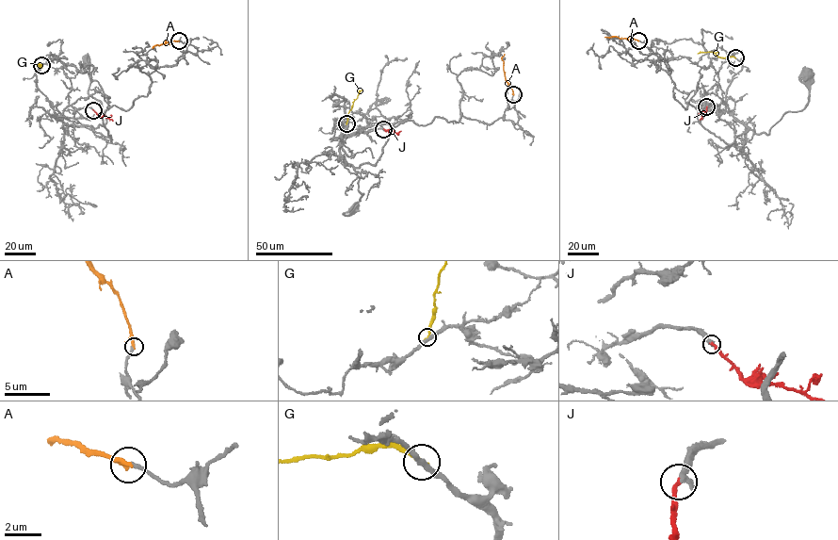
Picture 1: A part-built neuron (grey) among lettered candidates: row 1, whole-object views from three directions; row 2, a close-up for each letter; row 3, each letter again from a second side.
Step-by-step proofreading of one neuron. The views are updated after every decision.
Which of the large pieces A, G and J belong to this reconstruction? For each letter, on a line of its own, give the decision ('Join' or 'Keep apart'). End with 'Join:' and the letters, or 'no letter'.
A: Keep apart
G: Keep apart
J: Join
Join: J

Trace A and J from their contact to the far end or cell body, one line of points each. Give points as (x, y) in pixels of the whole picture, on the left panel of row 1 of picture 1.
A: (178, 40), (156, 44), (153, 48)
J: (93, 110), (98, 116), (109, 118), (112, 115)

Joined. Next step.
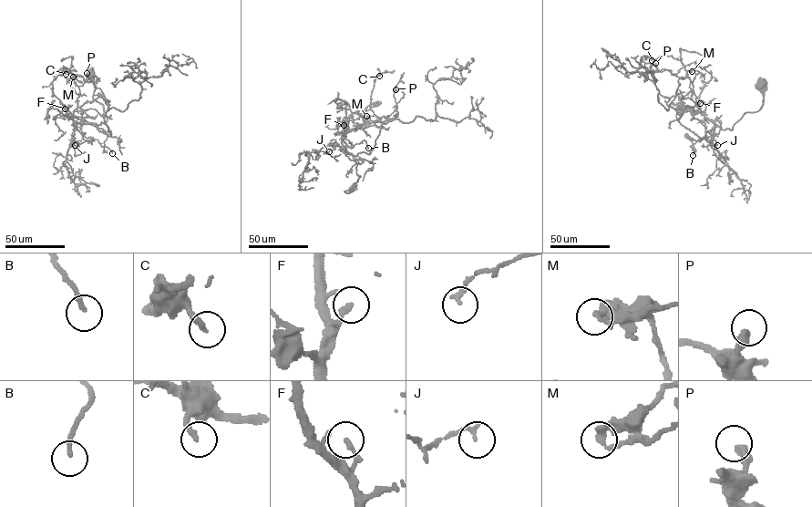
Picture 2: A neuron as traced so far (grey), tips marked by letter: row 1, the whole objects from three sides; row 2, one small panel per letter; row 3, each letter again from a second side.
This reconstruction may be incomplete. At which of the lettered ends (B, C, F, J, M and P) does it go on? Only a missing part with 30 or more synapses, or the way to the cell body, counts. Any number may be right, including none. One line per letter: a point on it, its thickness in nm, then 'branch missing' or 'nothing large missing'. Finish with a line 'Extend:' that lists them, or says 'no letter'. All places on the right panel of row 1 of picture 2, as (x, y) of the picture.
B: place (693, 155); calibre 170 nm; nothing large missing
C: place (652, 60); calibre 240 nm; nothing large missing
F: place (700, 103); calibre 200 nm; nothing large missing
J: place (717, 145); calibre 180 nm; nothing large missing
M: place (692, 71); calibre 280 nm; nothing large missing
P: place (655, 63); calibre 320 nm; nothing large missing
Extend: no letter

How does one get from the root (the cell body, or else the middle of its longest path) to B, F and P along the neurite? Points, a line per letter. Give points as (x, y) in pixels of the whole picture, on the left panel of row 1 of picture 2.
B: (92, 73), (93, 98), (102, 105), (107, 120), (99, 125), (73, 124), (112, 153)
F: (92, 73), (93, 98), (102, 105), (107, 120), (97, 125), (75, 122), (65, 108)
P: (92, 73), (93, 98), (107, 118), (99, 125), (71, 117), (103, 95), (97, 77), (87, 73)

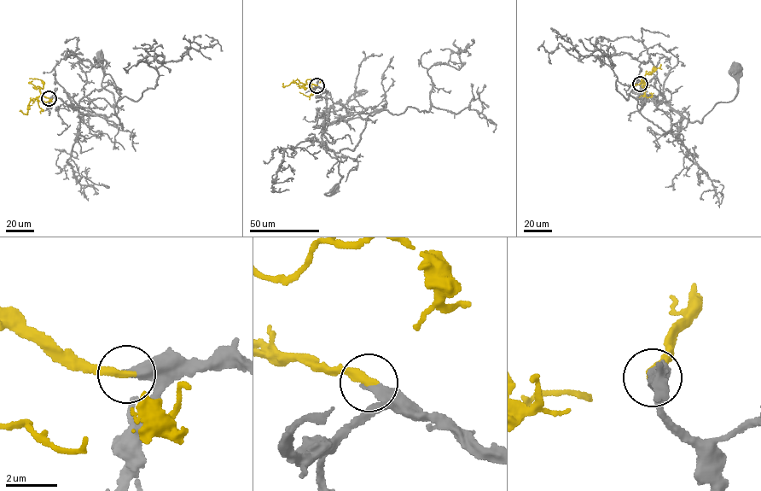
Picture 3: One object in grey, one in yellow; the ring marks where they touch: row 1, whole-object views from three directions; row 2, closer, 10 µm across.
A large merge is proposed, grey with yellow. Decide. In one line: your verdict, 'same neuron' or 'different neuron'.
same neuron

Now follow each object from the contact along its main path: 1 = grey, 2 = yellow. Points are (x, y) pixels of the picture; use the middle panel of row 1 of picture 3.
1: (316, 85), (325, 90), (328, 111), (322, 139), (343, 176), (325, 193), (334, 190)
2: (316, 85), (304, 84), (297, 79), (284, 86), (283, 83)

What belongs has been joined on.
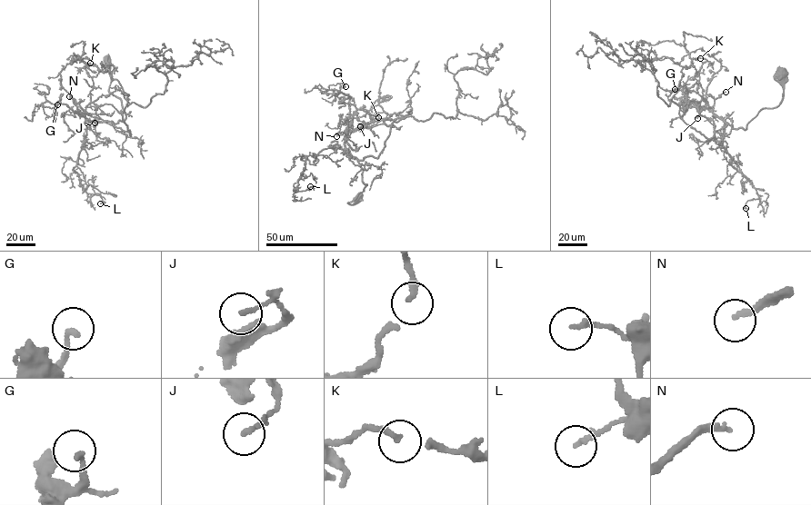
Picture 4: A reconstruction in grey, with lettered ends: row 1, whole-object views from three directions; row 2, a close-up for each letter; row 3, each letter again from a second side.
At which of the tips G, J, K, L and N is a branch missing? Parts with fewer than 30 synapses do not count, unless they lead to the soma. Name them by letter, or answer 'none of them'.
N

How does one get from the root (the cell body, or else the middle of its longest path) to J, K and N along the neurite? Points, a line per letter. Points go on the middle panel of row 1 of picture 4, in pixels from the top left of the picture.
J: (358, 199), (348, 202), (366, 184), (345, 136), (346, 140), (360, 126)
K: (358, 199), (348, 202), (366, 184), (345, 139), (349, 130), (405, 116), (383, 112), (378, 117)
N: (358, 199), (351, 205), (348, 202), (366, 184), (362, 181), (362, 168), (345, 146), (350, 130), (336, 136)

